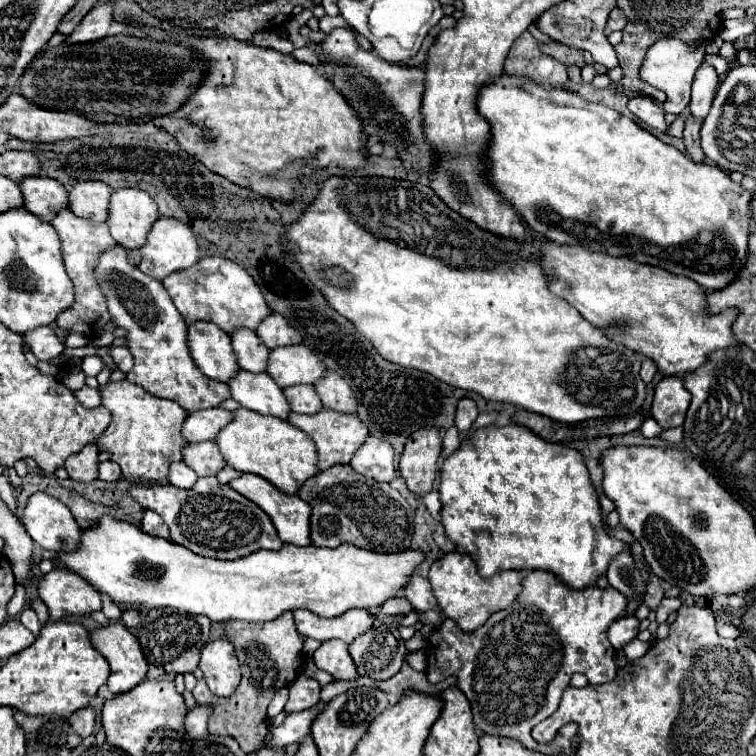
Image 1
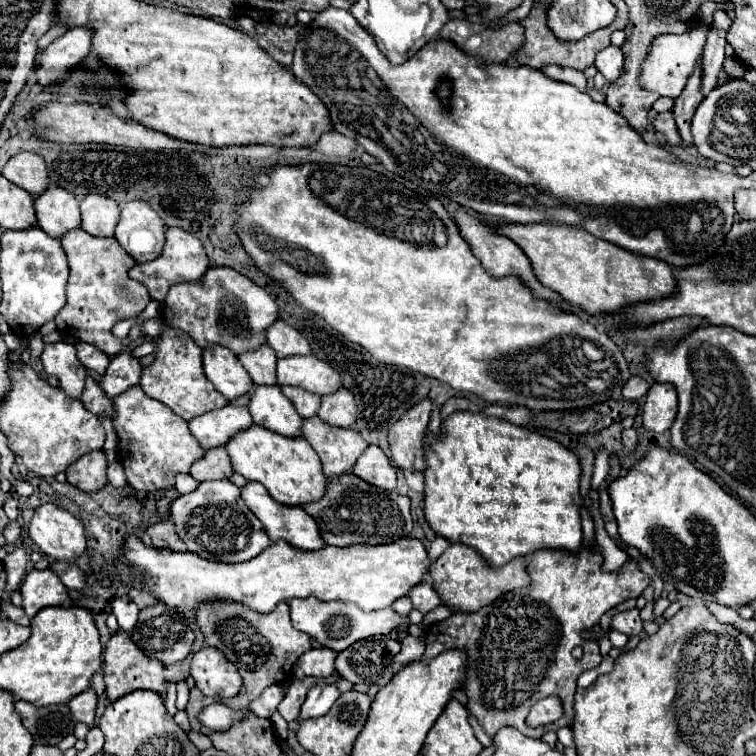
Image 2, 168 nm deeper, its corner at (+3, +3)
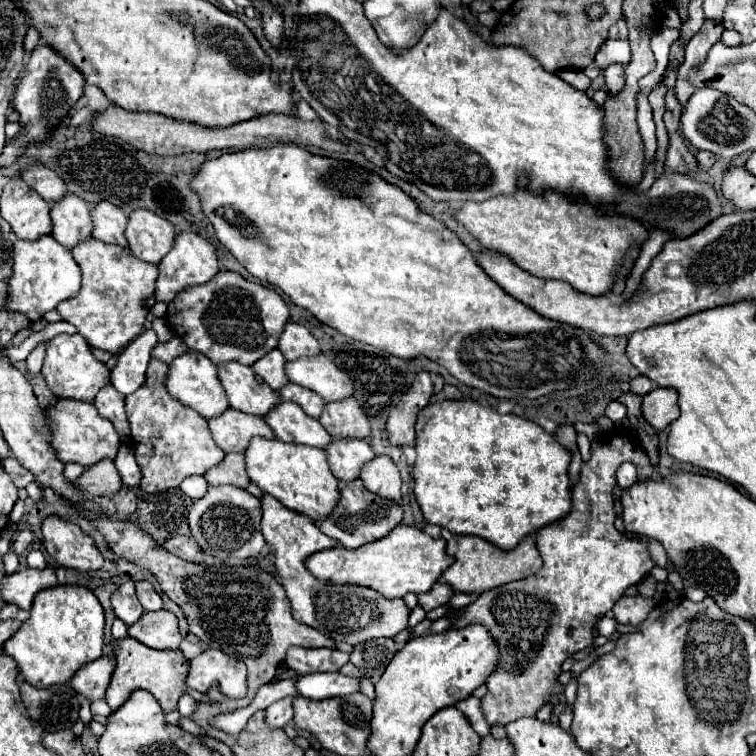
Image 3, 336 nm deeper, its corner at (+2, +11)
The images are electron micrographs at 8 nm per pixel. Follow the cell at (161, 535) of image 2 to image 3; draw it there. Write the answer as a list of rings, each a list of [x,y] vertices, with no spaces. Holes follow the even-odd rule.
[[[174,536],[174,538],[166,540],[164,548],[186,562],[204,562],[204,552],[198,548],[198,544],[194,544],[194,538]]]

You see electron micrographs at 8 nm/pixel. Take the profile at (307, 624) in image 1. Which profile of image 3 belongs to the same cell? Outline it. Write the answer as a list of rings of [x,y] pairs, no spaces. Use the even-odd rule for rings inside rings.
[[[264,494],[262,498],[262,522],[260,530],[268,542],[268,548],[274,556],[274,568],[284,586],[288,600],[292,604],[292,616],[332,638],[334,642],[346,642],[350,646],[362,644],[372,638],[394,638],[408,626],[410,608],[402,598],[384,598],[380,592],[374,592],[366,586],[350,586],[350,584],[330,584],[316,580],[306,568],[304,560],[320,550],[340,546],[336,540],[328,538],[320,532],[320,528],[306,516],[300,516],[294,510],[282,506],[276,498]]]

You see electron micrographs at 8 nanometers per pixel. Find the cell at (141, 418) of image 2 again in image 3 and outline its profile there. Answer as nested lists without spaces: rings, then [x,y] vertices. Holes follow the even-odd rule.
[[[151,359],[146,371],[146,385],[126,396],[126,414],[134,440],[134,456],[142,472],[140,488],[150,494],[178,488],[186,476],[206,474],[226,456],[212,440],[208,422],[166,392],[166,368],[168,364]]]

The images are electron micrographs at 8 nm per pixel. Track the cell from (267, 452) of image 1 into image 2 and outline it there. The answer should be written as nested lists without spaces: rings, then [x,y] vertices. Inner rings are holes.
[[[253,426],[233,436],[233,440],[225,444],[225,450],[229,452],[235,472],[245,476],[247,480],[261,482],[281,504],[303,506],[307,502],[319,500],[325,490],[327,478],[321,472],[319,456],[305,438],[287,438],[263,426]]]

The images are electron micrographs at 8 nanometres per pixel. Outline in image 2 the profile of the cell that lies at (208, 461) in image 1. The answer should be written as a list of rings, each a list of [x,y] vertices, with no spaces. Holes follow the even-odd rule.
[[[211,448],[211,450],[205,450],[205,456],[197,460],[197,464],[193,464],[189,474],[197,482],[221,480],[221,478],[229,478],[233,474],[233,468],[225,448]]]

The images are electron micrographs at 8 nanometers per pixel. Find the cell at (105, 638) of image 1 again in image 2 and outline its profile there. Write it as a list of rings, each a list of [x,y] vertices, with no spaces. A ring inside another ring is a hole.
[[[119,630],[115,632],[109,642],[105,644],[105,652],[103,652],[103,678],[105,678],[105,686],[107,686],[107,698],[113,702],[133,690],[155,690],[161,696],[165,696],[165,678],[163,678],[163,664],[159,664],[157,660],[149,660],[133,642],[131,638]]]

